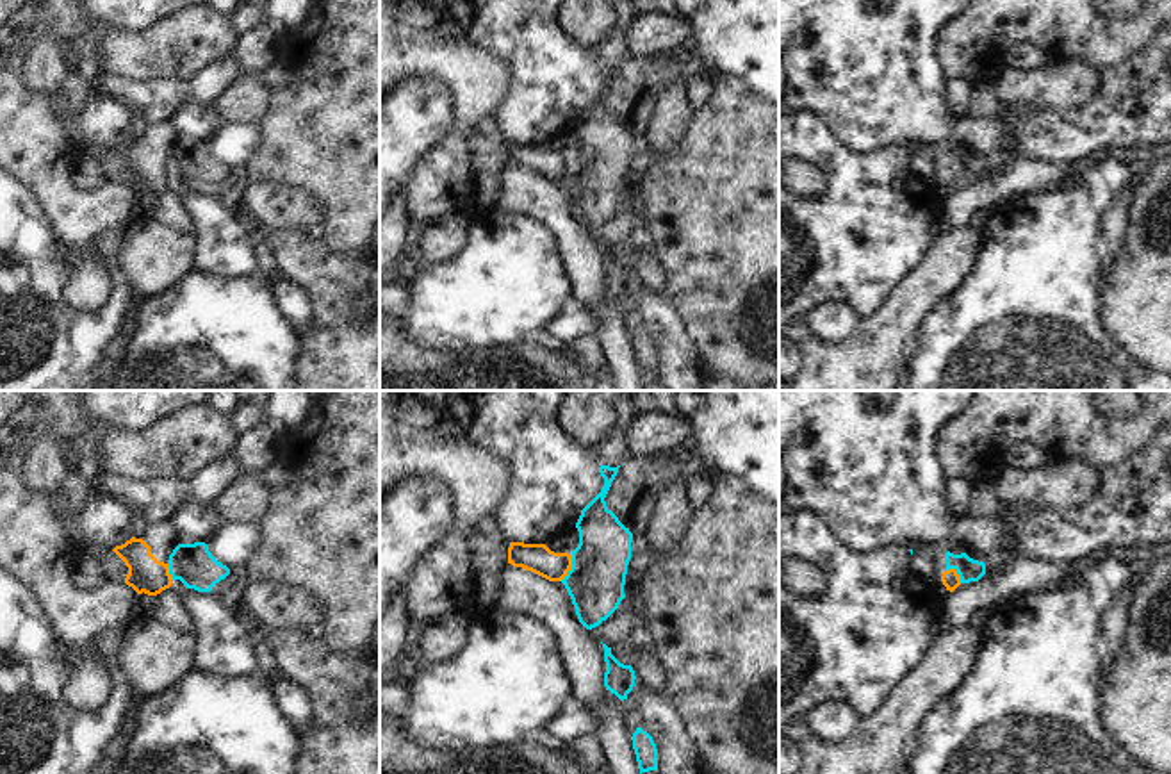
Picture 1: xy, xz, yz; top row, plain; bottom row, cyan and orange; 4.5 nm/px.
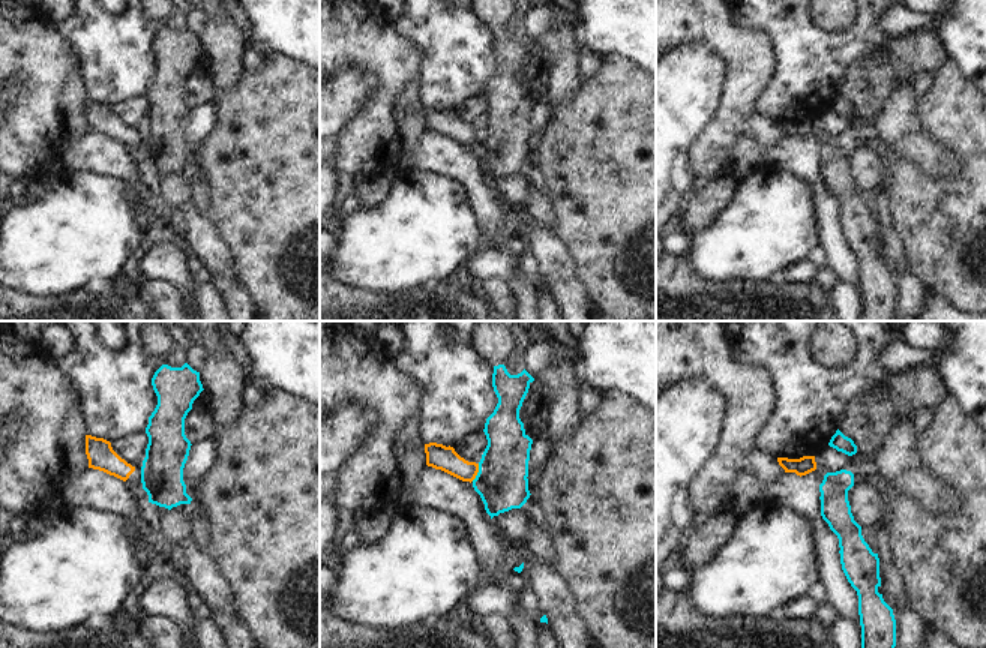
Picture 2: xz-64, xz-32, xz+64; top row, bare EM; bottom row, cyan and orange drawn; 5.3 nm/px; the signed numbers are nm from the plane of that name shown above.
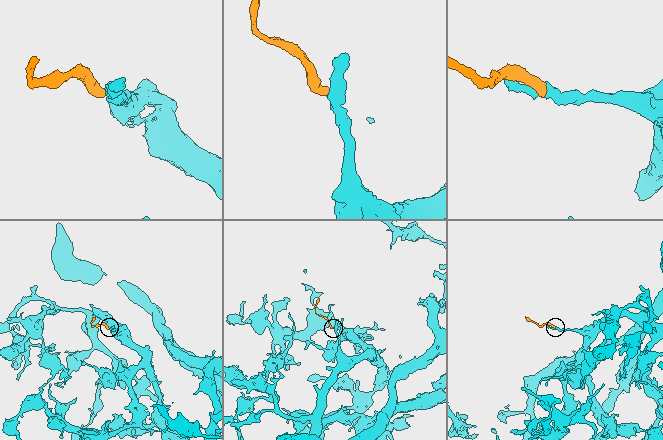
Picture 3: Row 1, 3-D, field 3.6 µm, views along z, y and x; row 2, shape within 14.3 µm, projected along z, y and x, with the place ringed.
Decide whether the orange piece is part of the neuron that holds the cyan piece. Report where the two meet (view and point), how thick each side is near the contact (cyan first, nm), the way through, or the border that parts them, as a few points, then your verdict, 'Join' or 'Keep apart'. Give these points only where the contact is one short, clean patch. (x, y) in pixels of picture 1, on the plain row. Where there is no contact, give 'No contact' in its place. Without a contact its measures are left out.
Touches cyan at xz (571, 168). Thickness 260 nm (cyan) against 140 nm. Boundary: xz (573, 156), (573, 166), (560, 181). Keep apart

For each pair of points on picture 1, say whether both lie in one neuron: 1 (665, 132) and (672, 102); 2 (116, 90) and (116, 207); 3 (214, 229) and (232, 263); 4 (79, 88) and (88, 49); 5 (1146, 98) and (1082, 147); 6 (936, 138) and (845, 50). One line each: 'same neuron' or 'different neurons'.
1: same neuron
2: different neurons
3: same neuron
4: different neurons
5: same neuron
6: same neuron

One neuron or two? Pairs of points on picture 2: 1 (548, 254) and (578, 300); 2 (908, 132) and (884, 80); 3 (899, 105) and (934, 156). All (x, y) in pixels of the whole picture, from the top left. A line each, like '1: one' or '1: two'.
1: one
2: two
3: one

